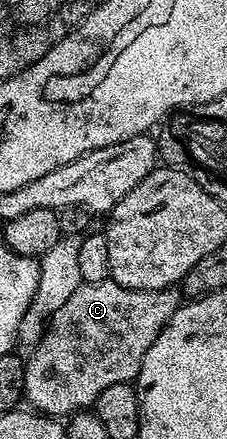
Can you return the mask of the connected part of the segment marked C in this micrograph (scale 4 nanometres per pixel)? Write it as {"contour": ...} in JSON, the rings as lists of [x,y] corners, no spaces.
{"contour":[[[107,278],[101,283],[89,284],[84,282],[79,285],[77,291],[73,293],[66,301],[64,306],[59,307],[49,323],[48,329],[44,332],[40,341],[36,342],[36,345],[32,348],[33,353],[26,358],[26,364],[24,369],[24,398],[26,402],[29,401],[30,405],[36,412],[43,414],[44,416],[54,417],[67,417],[77,412],[86,410],[91,406],[94,406],[96,399],[101,395],[102,391],[109,386],[113,386],[115,383],[131,383],[135,378],[139,376],[141,363],[144,362],[145,352],[149,351],[149,347],[156,342],[157,336],[167,326],[169,319],[172,318],[176,310],[181,303],[180,292],[176,288],[169,289],[135,289],[121,287],[116,281],[112,281],[111,278]]]}

